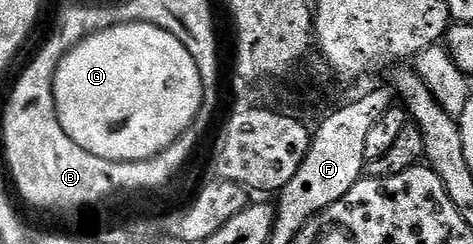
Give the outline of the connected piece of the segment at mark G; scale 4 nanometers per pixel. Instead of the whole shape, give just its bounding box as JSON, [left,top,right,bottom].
[52,24,204,162]

